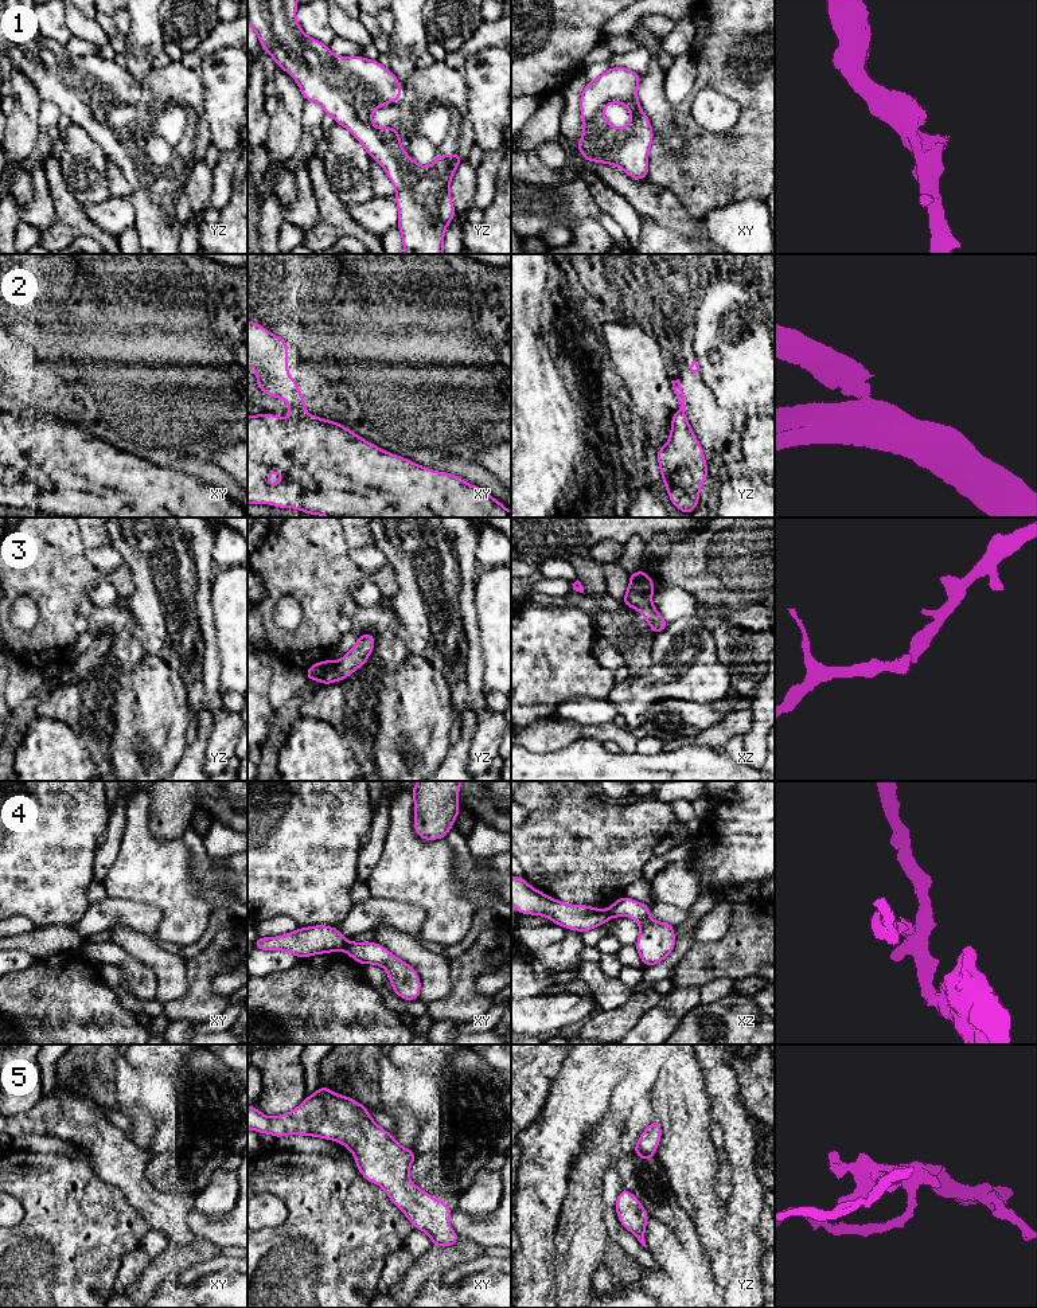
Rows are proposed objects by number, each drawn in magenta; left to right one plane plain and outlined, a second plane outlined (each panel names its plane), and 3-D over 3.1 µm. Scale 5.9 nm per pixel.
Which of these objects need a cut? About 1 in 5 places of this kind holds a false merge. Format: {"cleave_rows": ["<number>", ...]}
{"cleave_rows": ["2", "4"]}

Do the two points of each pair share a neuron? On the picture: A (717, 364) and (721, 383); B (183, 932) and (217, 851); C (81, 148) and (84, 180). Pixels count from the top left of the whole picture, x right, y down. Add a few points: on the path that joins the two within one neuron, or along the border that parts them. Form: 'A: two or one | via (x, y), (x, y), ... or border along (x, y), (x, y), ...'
A: one | via (721, 369), (721, 379)
B: two | border along (214, 862), (221, 863)
C: one | via (81, 156), (84, 172)

